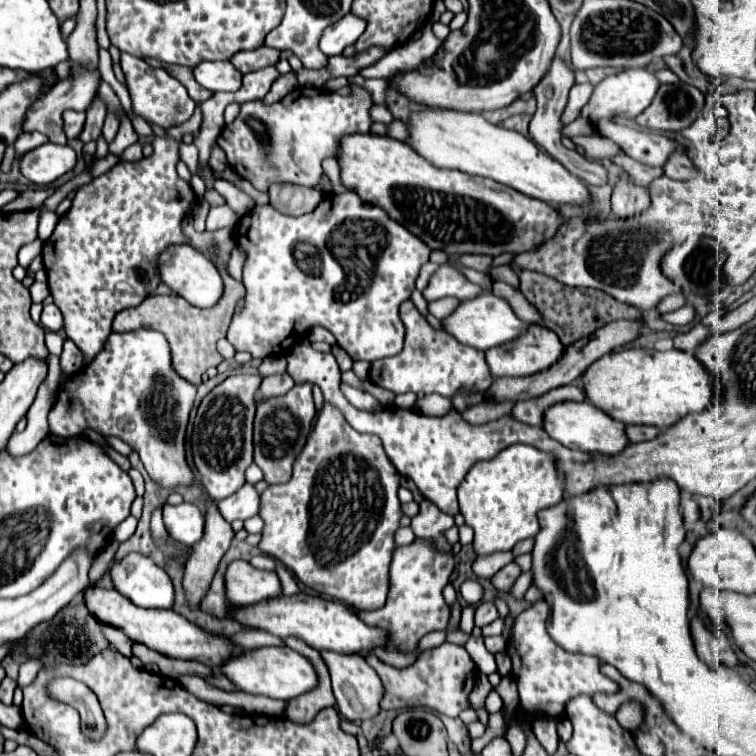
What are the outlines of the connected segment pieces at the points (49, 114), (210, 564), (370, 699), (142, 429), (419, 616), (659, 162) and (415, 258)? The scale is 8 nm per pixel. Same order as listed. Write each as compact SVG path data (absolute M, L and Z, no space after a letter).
M76 63L72 65L72 73L68 79L56 83L54 87L50 87L42 99L38 99L26 113L26 123L24 123L24 131L40 131L44 133L52 143L58 143L58 145L66 145L66 135L64 135L64 125L62 125L62 113L66 109L74 109L74 111L84 111L90 101L96 97L96 91L100 87L100 71L98 69L86 69L84 65Z
M208 499L206 531L204 537L192 547L194 553L186 563L186 575L184 575L184 589L192 605L198 605L206 595L212 575L216 573L216 567L222 555L228 551L232 539L234 531L230 523L218 513L214 501Z
M320 651L330 677L332 677L332 691L336 697L338 711L344 719L360 723L364 719L370 719L380 713L380 699L382 699L382 683L374 669L366 663L362 655L342 655L334 651Z
M136 329L130 333L112 333L98 357L82 371L70 375L58 389L58 401L50 409L50 433L60 437L80 435L84 429L94 429L100 435L114 435L138 451L148 475L162 487L190 485L194 475L186 465L184 433L188 415L194 403L196 387L180 379L170 367L170 347L162 333L152 329Z
M416 539L412 545L398 547L390 565L390 593L382 609L358 611L358 617L368 625L378 625L392 633L392 645L398 651L412 651L418 641L432 631L444 631L450 621L450 607L442 597L442 587L450 583L454 557L438 553L428 541Z
M602 119L600 123L594 123L594 127L602 137L612 139L626 155L650 167L662 167L668 155L674 149L680 149L678 143L674 143L672 139L666 139L654 131L638 131L620 125L614 119Z
M352 191L326 195L318 209L300 217L284 215L270 205L256 205L236 225L234 241L246 251L242 277L246 287L246 305L242 313L234 315L226 337L236 351L246 351L254 359L282 355L290 345L294 345L296 335L306 335L310 327L316 325L328 329L336 337L336 343L354 361L376 361L402 351L404 325L398 317L398 307L402 301L410 299L414 281L420 267L428 261L430 249L390 219L384 209L366 205Z

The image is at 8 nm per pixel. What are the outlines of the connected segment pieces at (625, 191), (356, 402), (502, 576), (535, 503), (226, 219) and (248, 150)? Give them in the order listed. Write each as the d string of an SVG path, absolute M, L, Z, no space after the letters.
M628 175L616 183L612 191L612 217L628 219L638 213L644 213L650 207L650 197L642 187L636 187L628 181Z
M340 383L340 389L342 389L344 397L346 397L354 407L358 407L358 409L364 409L364 411L376 411L376 409L382 407L380 401L378 401L376 397L372 397L370 393L358 391L358 389L354 389L354 387L346 385L346 383Z
M508 563L506 567L502 567L502 569L492 577L492 585L494 585L498 591L510 591L520 573L522 573L522 571L520 571L520 567L518 567L516 563Z
M510 445L506 449L502 449L492 461L478 461L470 471L468 475L464 477L464 481L460 483L458 487L458 501L460 501L460 513L464 515L466 519L466 525L470 525L474 529L474 551L478 555L490 555L490 553L496 553L496 551L512 551L512 547L522 541L522 539L528 539L528 537L534 537L538 533L538 517L536 513L540 509L546 509L546 507L552 507L552 505L558 505L562 501L562 493L564 493L564 479L562 479L562 471L558 469L558 459L552 455L552 453L546 453L546 451L540 451L532 445Z
M228 205L210 207L206 217L206 231L216 231L220 227L232 227L236 221L236 213Z
M350 85L350 95L338 95L330 93L324 89L314 89L314 87L296 87L292 93L288 93L284 99L272 103L272 105L262 105L262 101L250 101L244 103L240 109L240 115L222 129L218 135L218 145L224 149L228 157L228 165L242 177L248 179L258 191L268 191L270 185L274 183L292 183L292 185L302 185L314 189L322 177L322 161L326 157L338 159L338 145L342 137L352 135L352 133L368 133L372 127L372 97L370 93L360 87L360 85Z

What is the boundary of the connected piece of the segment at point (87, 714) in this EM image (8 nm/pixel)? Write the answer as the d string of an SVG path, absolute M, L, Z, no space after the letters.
M56 677L56 679L48 681L46 689L48 689L49 695L57 701L59 701L59 690L64 690L66 694L71 695L73 700L68 700L66 696L61 701L72 705L79 711L82 731L86 737L100 739L104 735L106 721L104 721L102 707L98 705L98 699L84 683L72 679L72 677Z

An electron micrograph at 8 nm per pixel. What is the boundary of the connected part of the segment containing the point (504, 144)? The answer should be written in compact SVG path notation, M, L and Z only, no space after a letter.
M428 109L410 117L408 143L422 153L432 165L444 169L458 169L470 175L480 175L508 185L528 197L552 203L552 205L590 205L590 187L576 175L572 175L562 163L552 159L534 141L522 133L494 125L478 113Z

